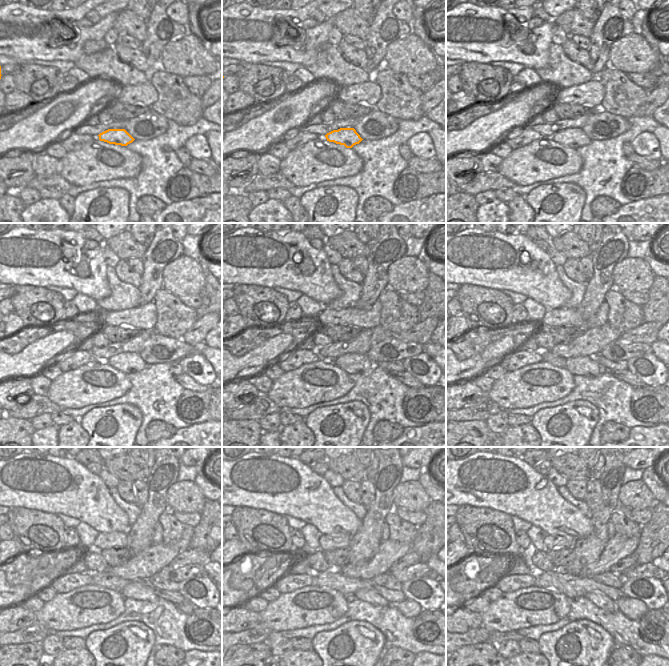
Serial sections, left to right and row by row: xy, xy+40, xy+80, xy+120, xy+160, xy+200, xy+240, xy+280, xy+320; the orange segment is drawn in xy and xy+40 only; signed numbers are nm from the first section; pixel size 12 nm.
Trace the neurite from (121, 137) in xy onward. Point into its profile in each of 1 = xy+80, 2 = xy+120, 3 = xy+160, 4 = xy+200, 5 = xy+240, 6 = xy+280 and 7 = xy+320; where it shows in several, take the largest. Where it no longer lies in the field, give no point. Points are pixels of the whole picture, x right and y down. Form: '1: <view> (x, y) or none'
1: xy+80 (574, 138)
2: xy+120 (127, 363)
3: xy+160 (353, 363)
4: xy+200 (584, 365)
5: xy+240 (135, 590)
6: xy+280 (369, 596)
7: xy+320 (602, 601)

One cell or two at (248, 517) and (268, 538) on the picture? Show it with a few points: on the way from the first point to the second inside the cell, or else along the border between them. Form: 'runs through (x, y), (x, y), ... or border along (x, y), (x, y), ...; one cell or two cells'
runs through (259, 522), (272, 523), (279, 529); one cell

